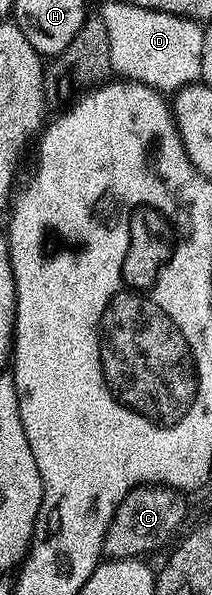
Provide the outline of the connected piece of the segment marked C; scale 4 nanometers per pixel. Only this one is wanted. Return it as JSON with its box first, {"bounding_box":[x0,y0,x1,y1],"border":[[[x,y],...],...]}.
{"bounding_box":[102,484,186,559],"border":[[[161,484],[138,486],[129,490],[124,500],[120,500],[106,529],[102,541],[103,555],[107,559],[142,558],[149,550],[164,545],[174,533],[179,533],[178,528],[186,518],[186,502],[182,498],[185,497],[179,491]]]}

